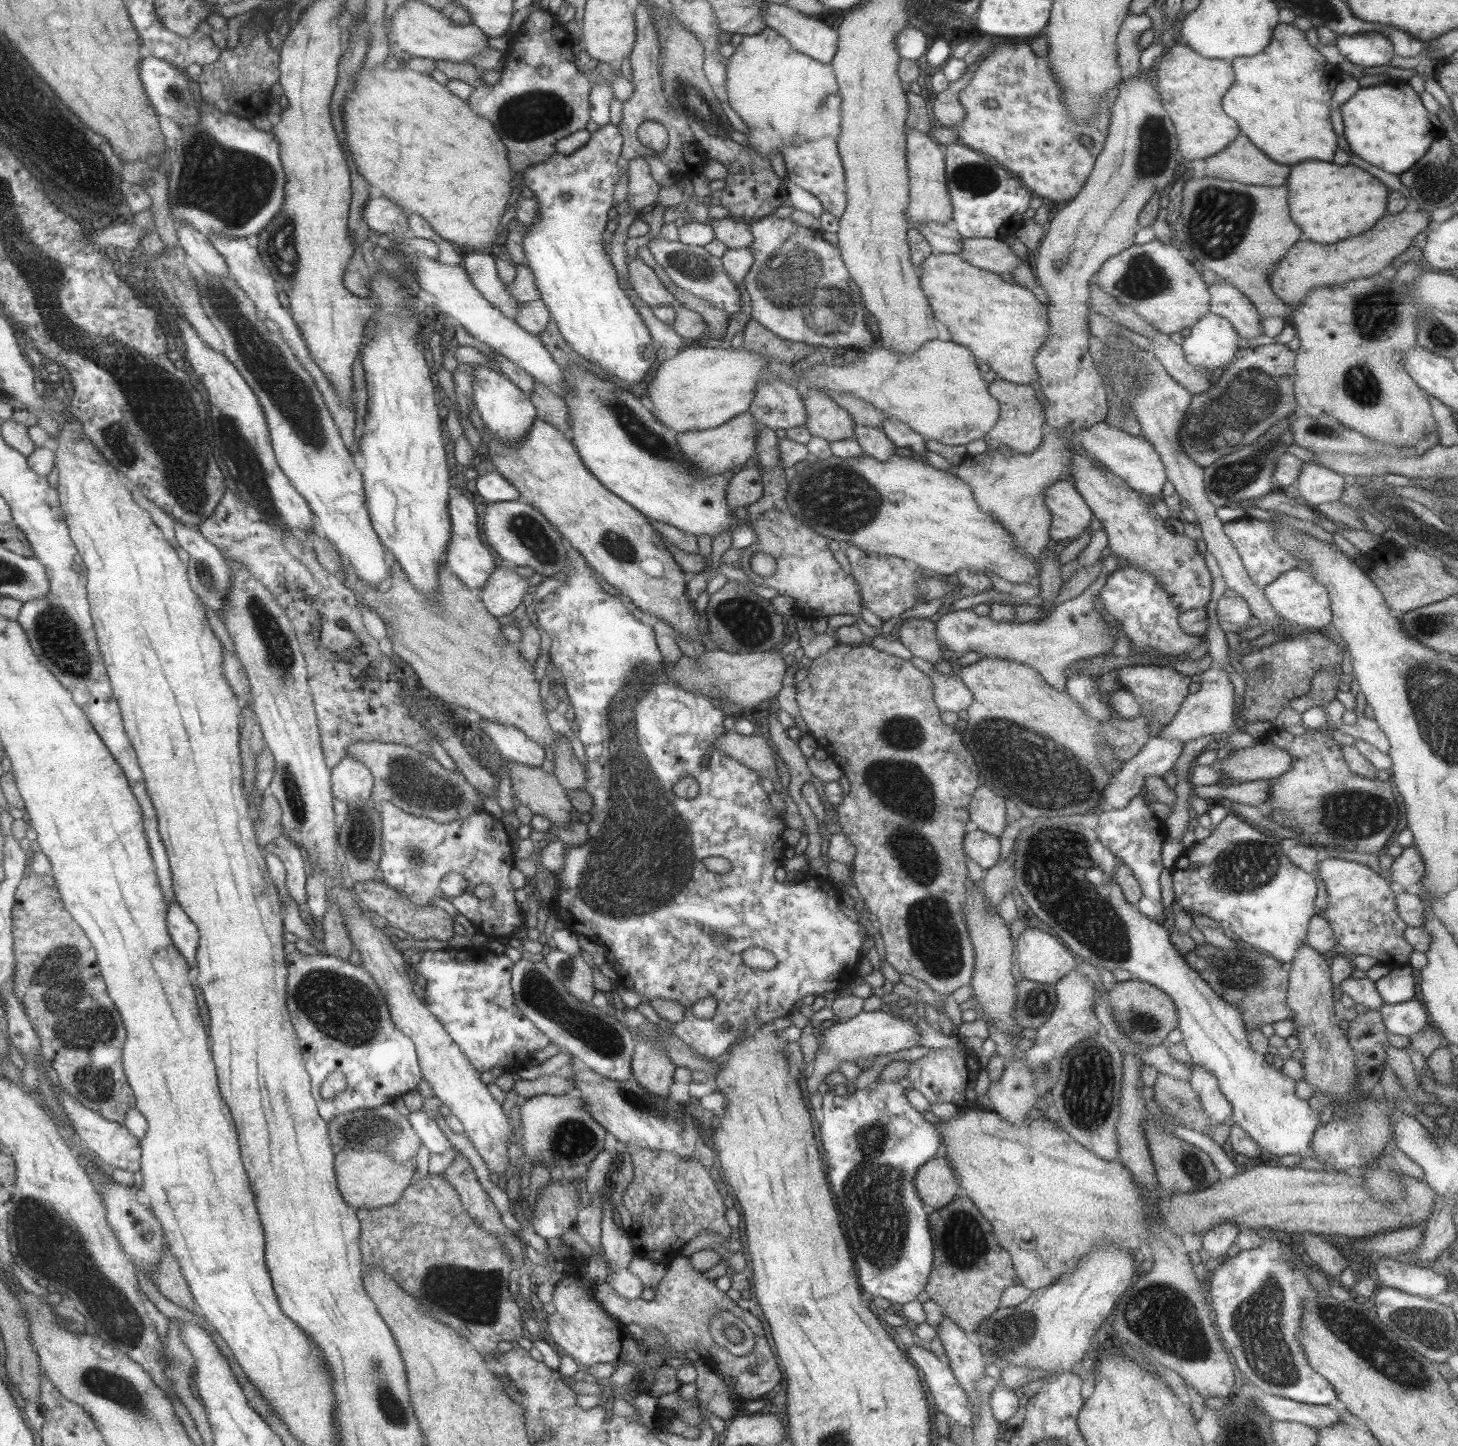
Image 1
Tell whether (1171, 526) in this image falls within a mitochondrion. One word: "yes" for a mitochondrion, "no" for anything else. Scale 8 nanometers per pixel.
no

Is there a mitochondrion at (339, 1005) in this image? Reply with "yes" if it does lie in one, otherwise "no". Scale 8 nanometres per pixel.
yes

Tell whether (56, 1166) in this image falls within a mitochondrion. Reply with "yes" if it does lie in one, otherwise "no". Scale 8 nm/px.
no

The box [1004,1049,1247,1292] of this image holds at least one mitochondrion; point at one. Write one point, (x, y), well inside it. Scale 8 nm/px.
(1193, 1166)

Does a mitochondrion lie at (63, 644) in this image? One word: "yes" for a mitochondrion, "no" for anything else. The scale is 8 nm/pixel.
yes

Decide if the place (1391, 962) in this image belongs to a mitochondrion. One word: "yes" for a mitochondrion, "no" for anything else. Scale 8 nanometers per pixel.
no

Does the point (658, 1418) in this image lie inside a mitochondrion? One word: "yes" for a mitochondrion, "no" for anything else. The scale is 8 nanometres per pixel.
no

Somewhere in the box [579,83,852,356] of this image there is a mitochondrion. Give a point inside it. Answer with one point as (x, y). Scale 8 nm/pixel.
(697, 267)

